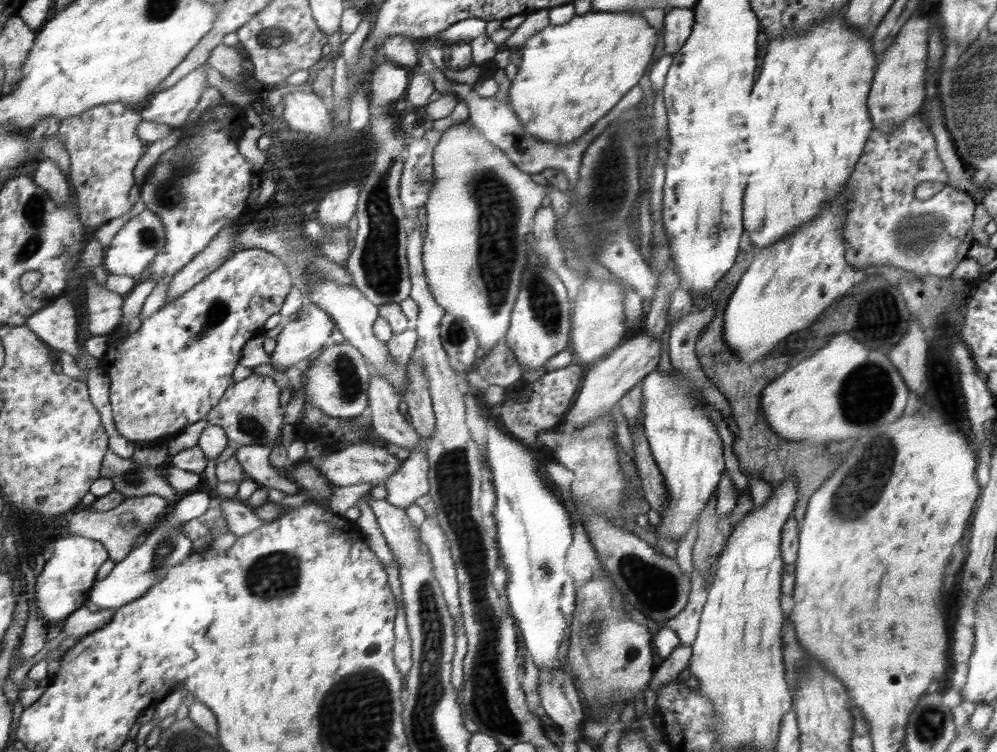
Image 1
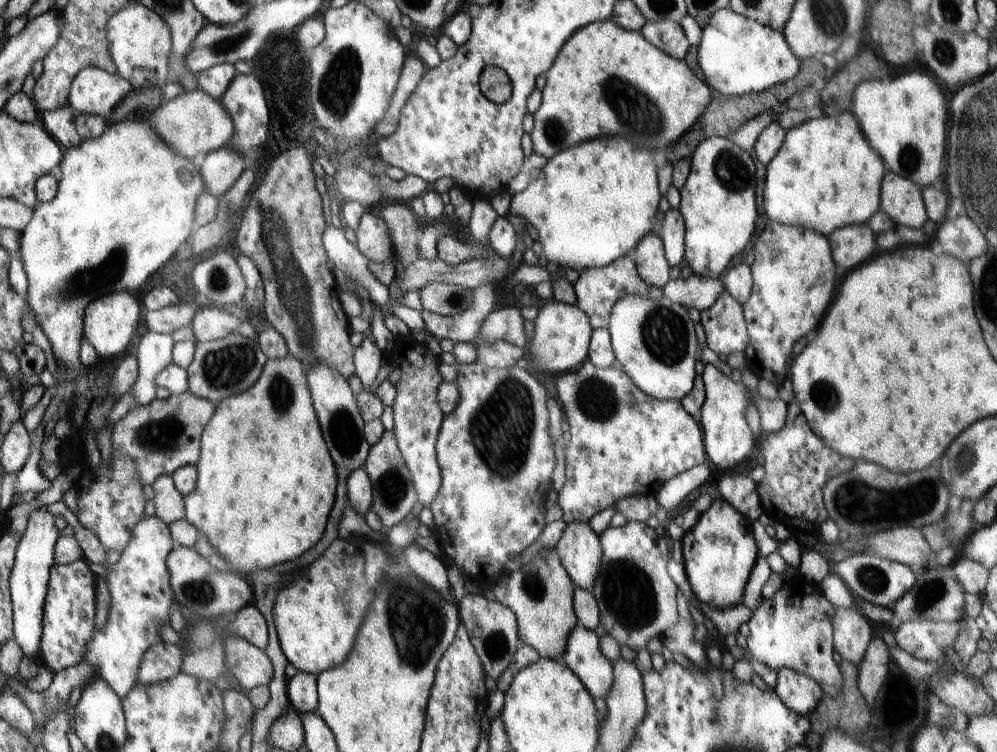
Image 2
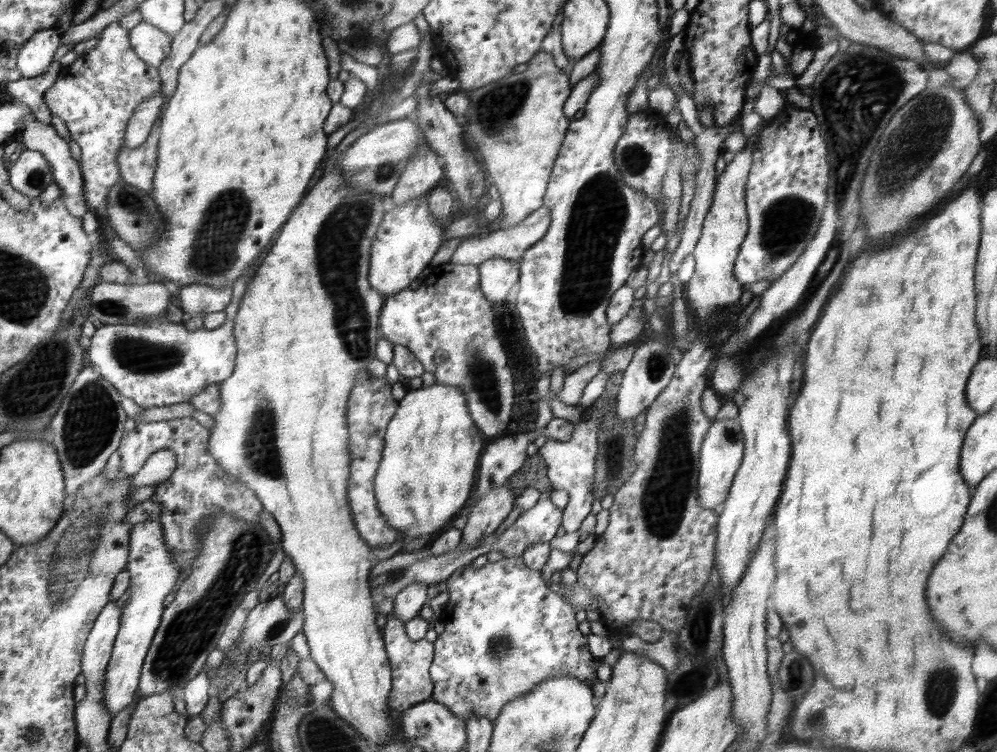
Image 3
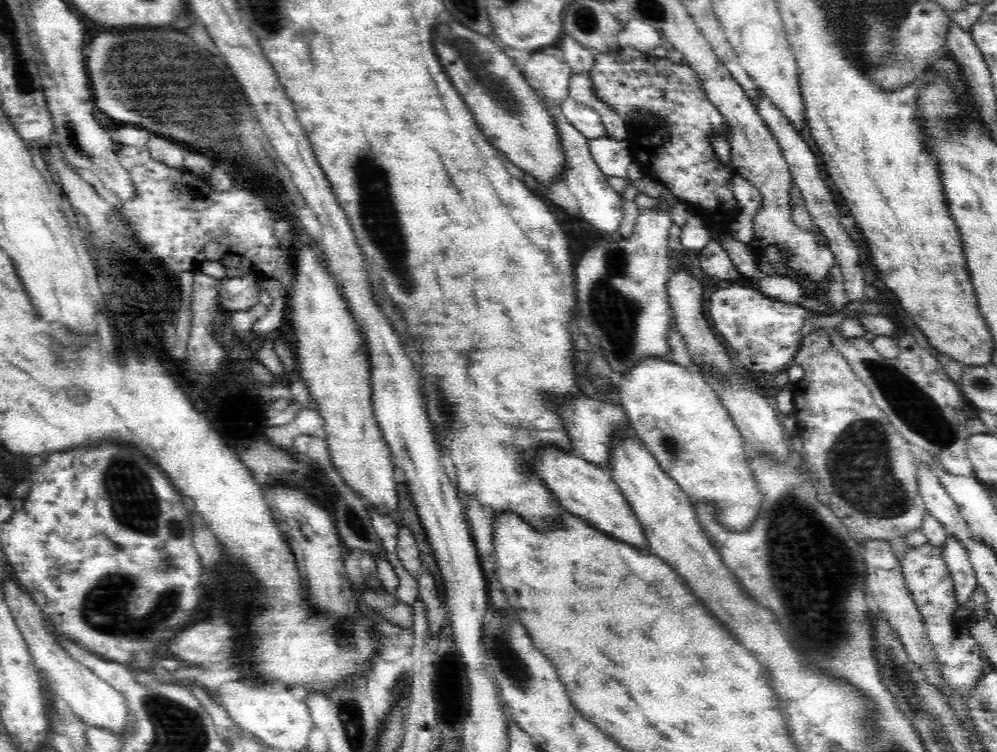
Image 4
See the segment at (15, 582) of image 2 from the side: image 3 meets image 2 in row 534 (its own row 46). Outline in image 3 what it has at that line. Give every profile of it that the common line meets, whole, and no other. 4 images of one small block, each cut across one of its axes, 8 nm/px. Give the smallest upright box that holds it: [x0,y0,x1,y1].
[17,28,63,78]

